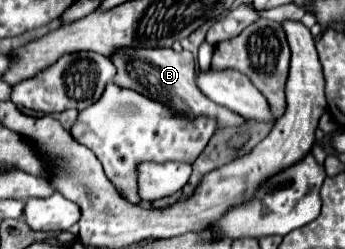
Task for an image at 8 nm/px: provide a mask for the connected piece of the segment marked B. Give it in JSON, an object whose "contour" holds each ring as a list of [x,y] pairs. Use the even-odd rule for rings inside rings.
{"contour":[[[117,49],[117,53],[111,53],[111,61],[117,67],[113,81],[119,87],[127,87],[137,93],[143,93],[155,101],[161,101],[161,103],[177,109],[177,111],[185,111],[191,117],[209,115],[209,117],[217,119],[219,127],[239,127],[245,123],[237,113],[209,101],[199,91],[199,87],[195,83],[195,75],[197,75],[195,61],[189,51],[177,53],[173,49]]]}

